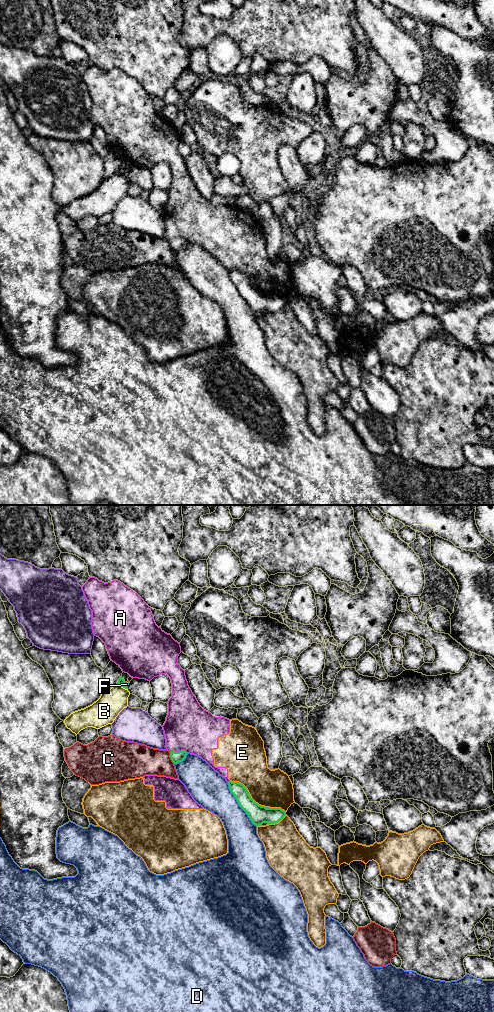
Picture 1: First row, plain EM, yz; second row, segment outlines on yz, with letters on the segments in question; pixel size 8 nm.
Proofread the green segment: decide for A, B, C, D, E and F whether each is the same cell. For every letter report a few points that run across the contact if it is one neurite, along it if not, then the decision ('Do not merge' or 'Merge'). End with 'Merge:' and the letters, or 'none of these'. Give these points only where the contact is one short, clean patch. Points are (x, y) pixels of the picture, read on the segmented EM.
A: Do not merge
B: Line: yz (116, 684), (127, 689). Do not merge
C: Line: yz (169, 752), (169, 757), (174, 763). Do not merge
D: Do not merge
E: Do not merge
F: Merge
Merge: F

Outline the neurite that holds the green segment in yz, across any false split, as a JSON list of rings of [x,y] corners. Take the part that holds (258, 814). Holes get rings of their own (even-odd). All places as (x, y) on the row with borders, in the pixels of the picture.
[[[229,781],[228,785],[239,806],[246,812],[254,825],[275,824],[286,816],[286,812],[281,808],[266,808],[256,803],[243,784]]]

